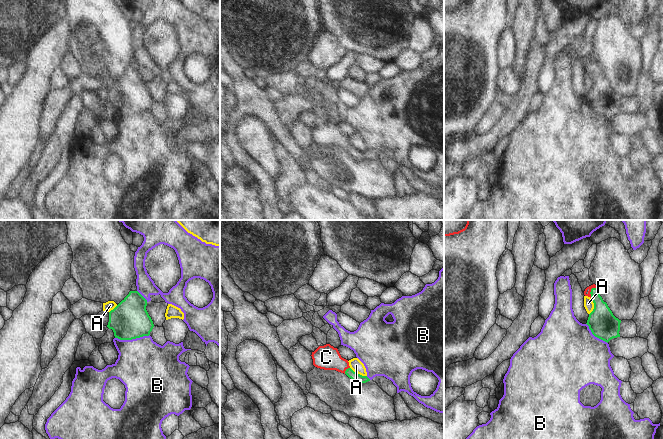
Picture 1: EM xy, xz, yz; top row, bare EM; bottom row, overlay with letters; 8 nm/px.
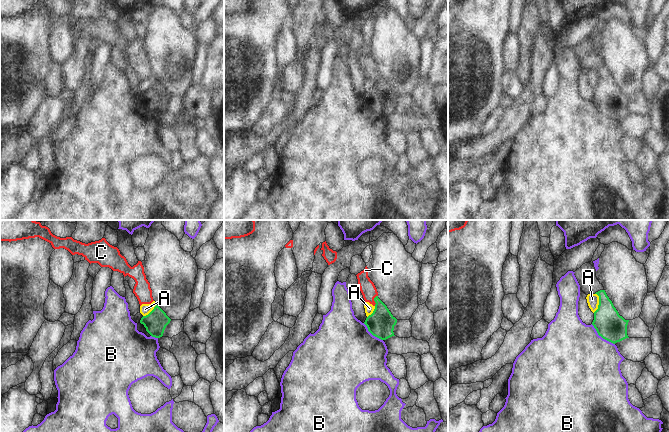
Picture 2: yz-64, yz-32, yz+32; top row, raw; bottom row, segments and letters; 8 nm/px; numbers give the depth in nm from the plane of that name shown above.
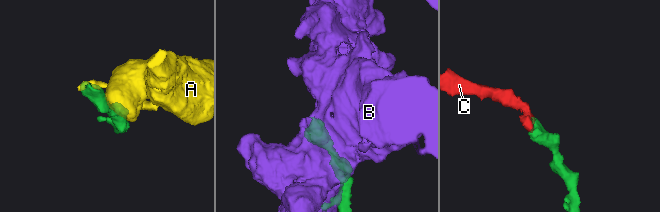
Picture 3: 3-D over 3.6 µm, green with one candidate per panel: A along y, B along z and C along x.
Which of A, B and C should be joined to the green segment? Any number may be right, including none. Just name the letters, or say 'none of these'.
C.

